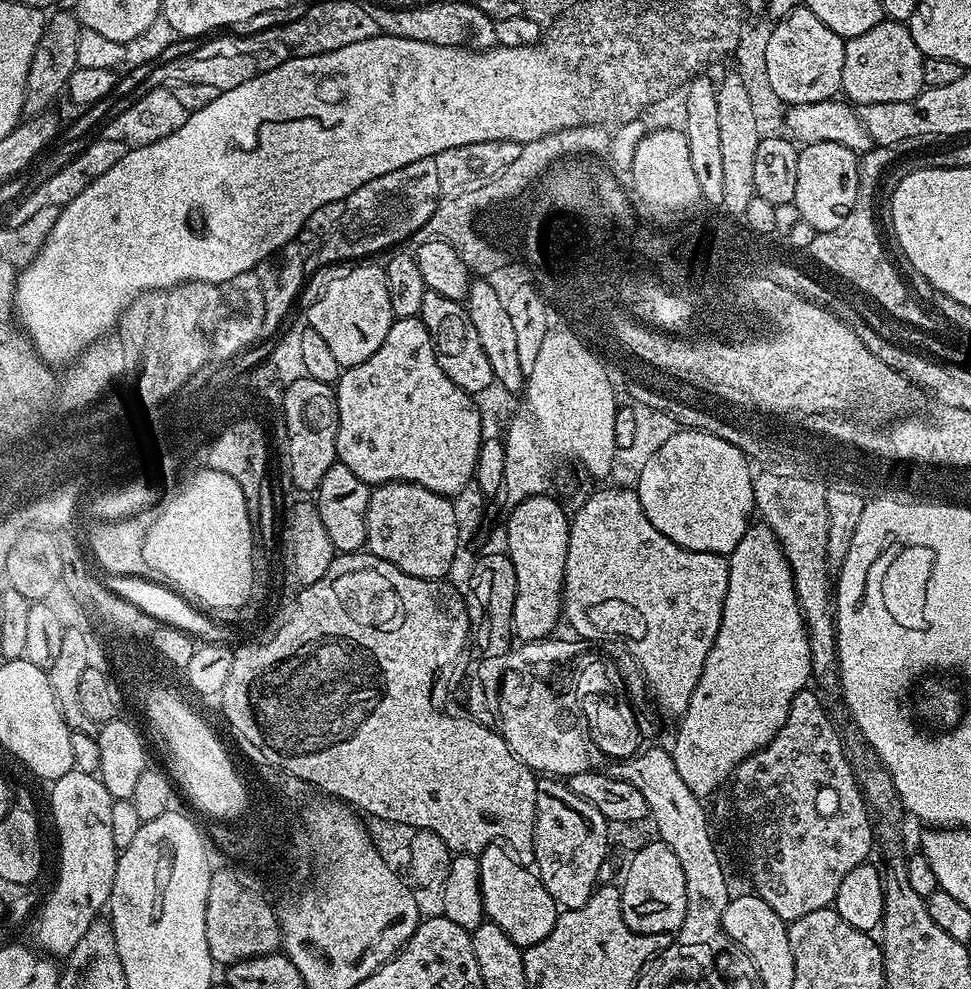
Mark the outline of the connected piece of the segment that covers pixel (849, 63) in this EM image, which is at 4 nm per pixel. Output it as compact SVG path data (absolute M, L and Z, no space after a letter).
M885 18L878 26L870 26L866 34L845 40L840 87L843 95L856 106L874 102L906 102L925 89L925 63L926 57L918 50L907 23Z

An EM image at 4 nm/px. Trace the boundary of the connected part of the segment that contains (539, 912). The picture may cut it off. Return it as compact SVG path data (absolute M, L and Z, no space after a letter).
M499 843L484 847L478 853L478 859L485 917L499 926L522 950L542 942L542 938L546 938L546 934L554 930L558 905L556 899L546 890L539 875L531 867L521 864L507 847Z

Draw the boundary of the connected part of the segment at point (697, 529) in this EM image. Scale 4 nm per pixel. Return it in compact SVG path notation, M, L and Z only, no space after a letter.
M688 428L679 433L678 442L679 440L680 452L661 450L647 459L634 485L636 497L642 502L642 510L646 510L646 518L650 518L657 530L666 534L666 538L670 538L678 546L695 552L730 554L738 546L742 534L750 527L748 515L753 515L754 512L751 497L753 465L739 447L712 432Z

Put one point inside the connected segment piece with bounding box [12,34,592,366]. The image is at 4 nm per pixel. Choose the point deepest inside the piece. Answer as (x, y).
(234, 185)

